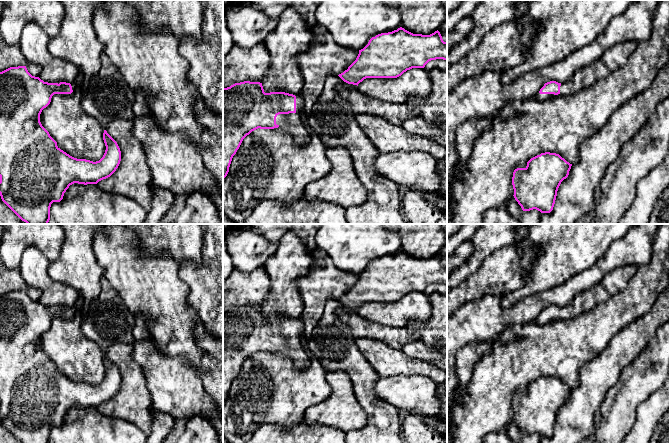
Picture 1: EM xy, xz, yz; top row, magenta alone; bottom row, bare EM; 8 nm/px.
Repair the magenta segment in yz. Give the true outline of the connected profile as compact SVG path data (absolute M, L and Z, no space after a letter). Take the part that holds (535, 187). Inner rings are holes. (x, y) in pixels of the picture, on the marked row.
M545 152L531 158L525 168L517 168L513 172L512 185L514 198L523 211L536 209L541 213L550 213L553 210L557 191L561 182L569 175L572 164L559 154Z

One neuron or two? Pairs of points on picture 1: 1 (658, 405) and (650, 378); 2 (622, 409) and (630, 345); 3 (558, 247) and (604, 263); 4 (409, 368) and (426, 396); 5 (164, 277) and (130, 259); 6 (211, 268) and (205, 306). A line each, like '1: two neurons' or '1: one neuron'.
1: two neurons
2: two neurons
3: two neurons
4: two neurons
5: one neuron
6: one neuron

